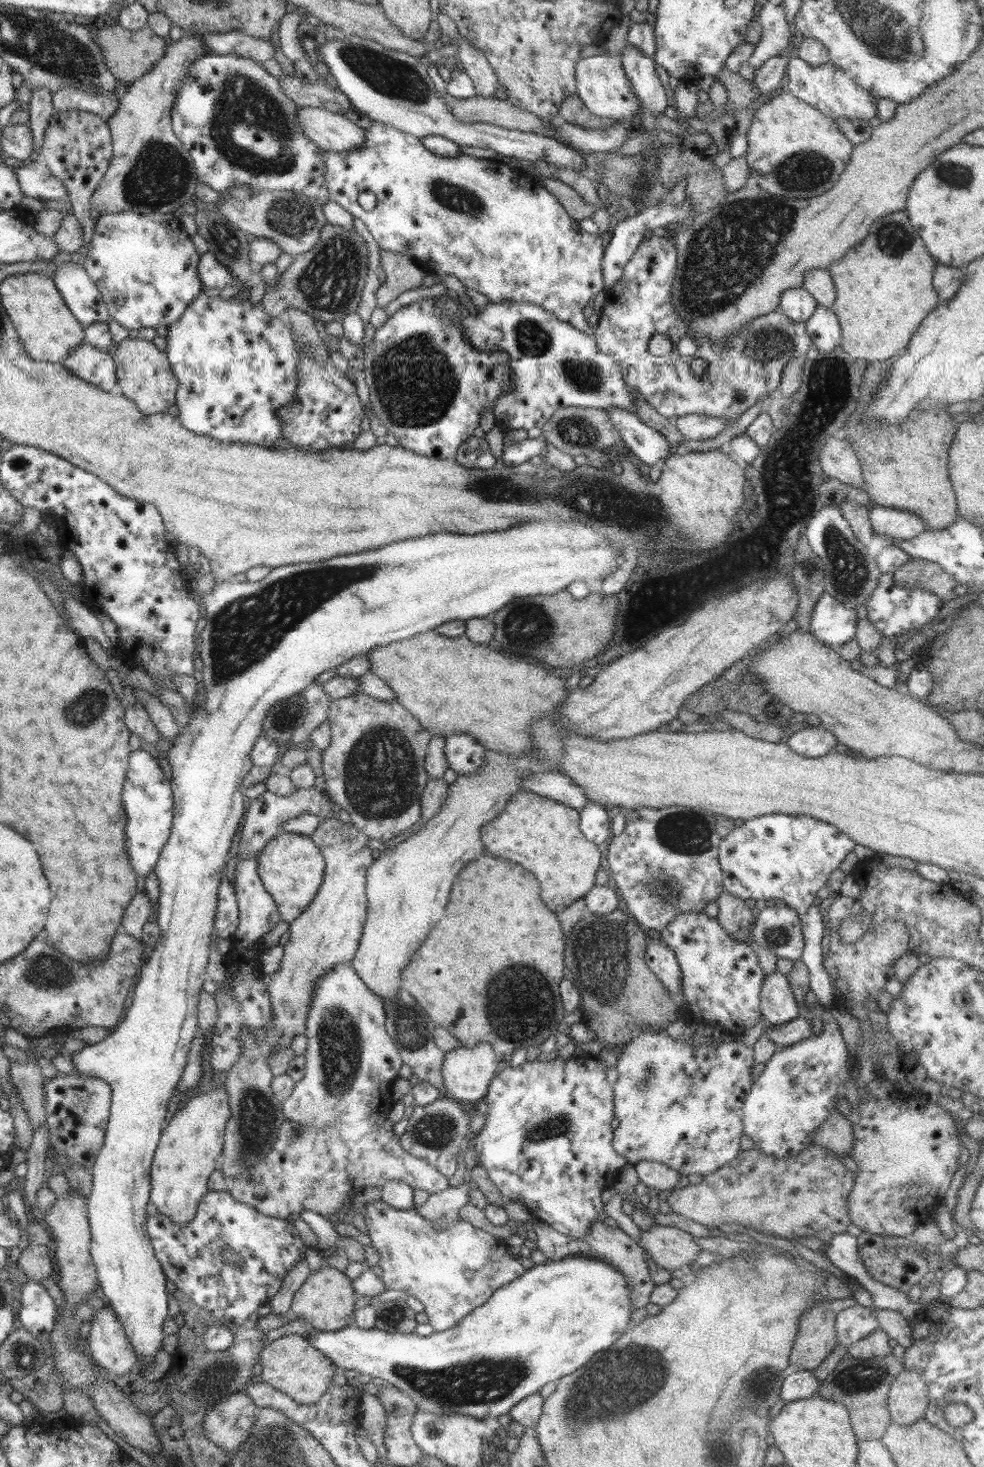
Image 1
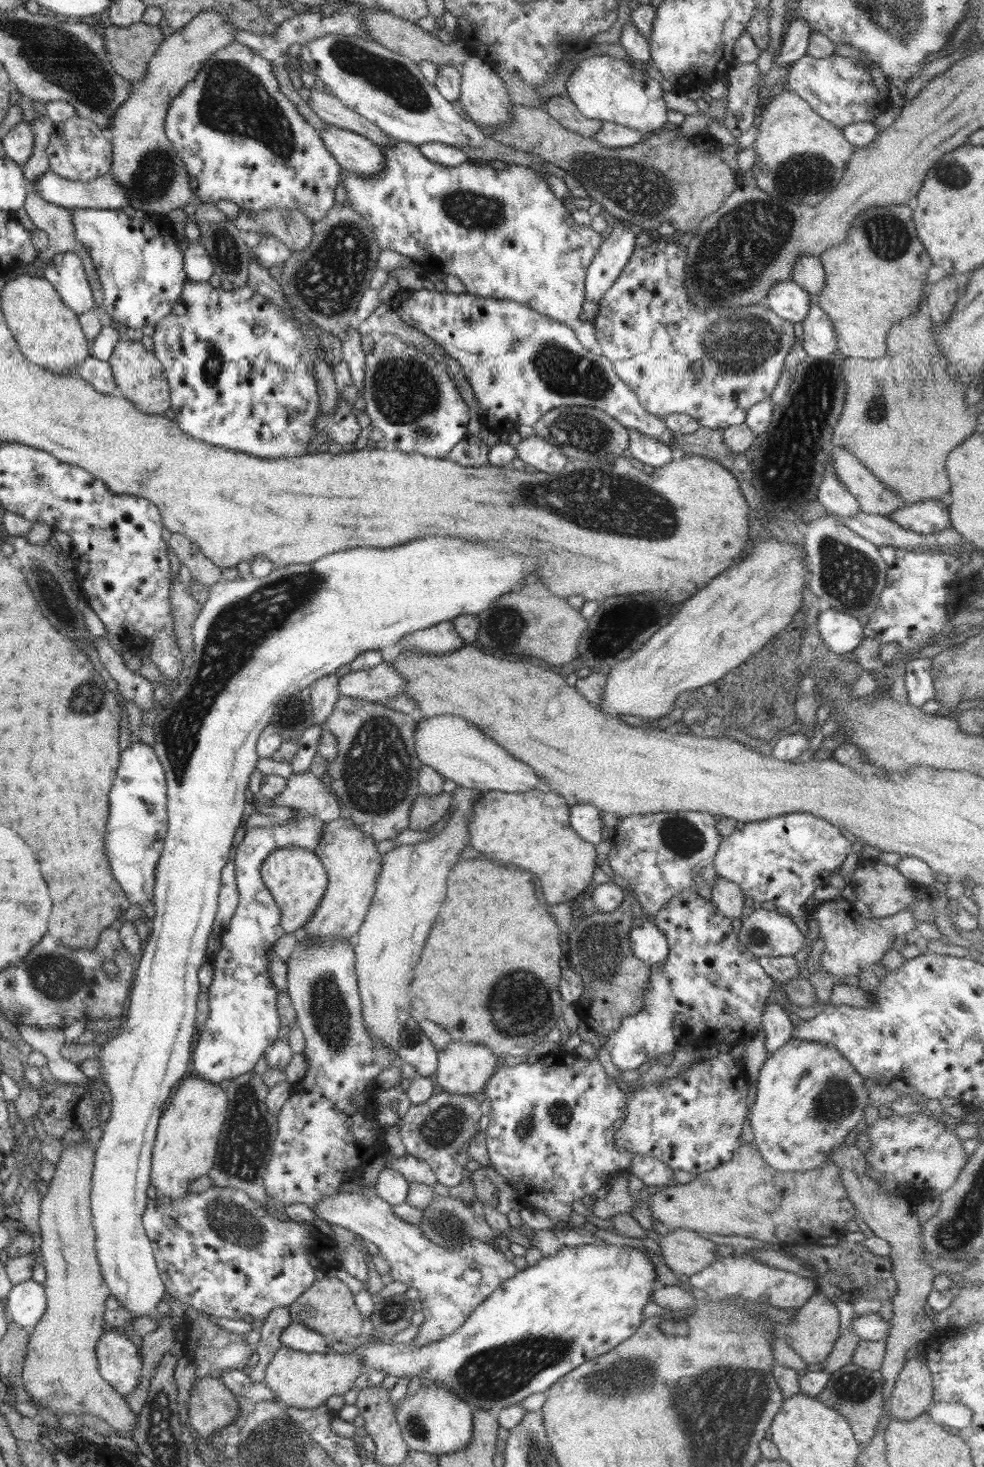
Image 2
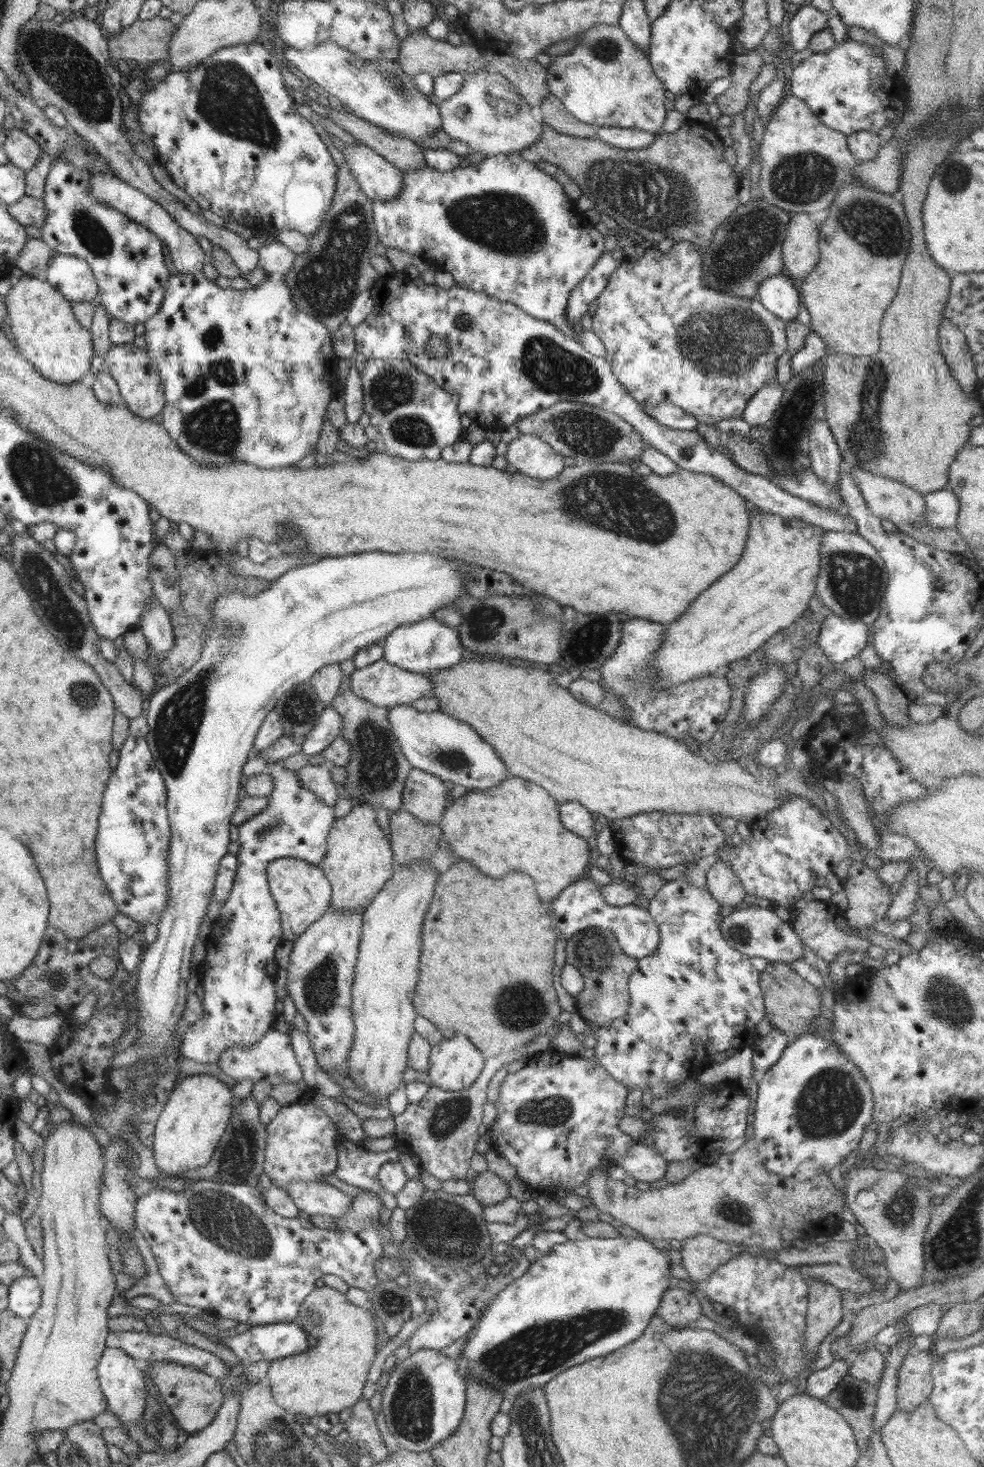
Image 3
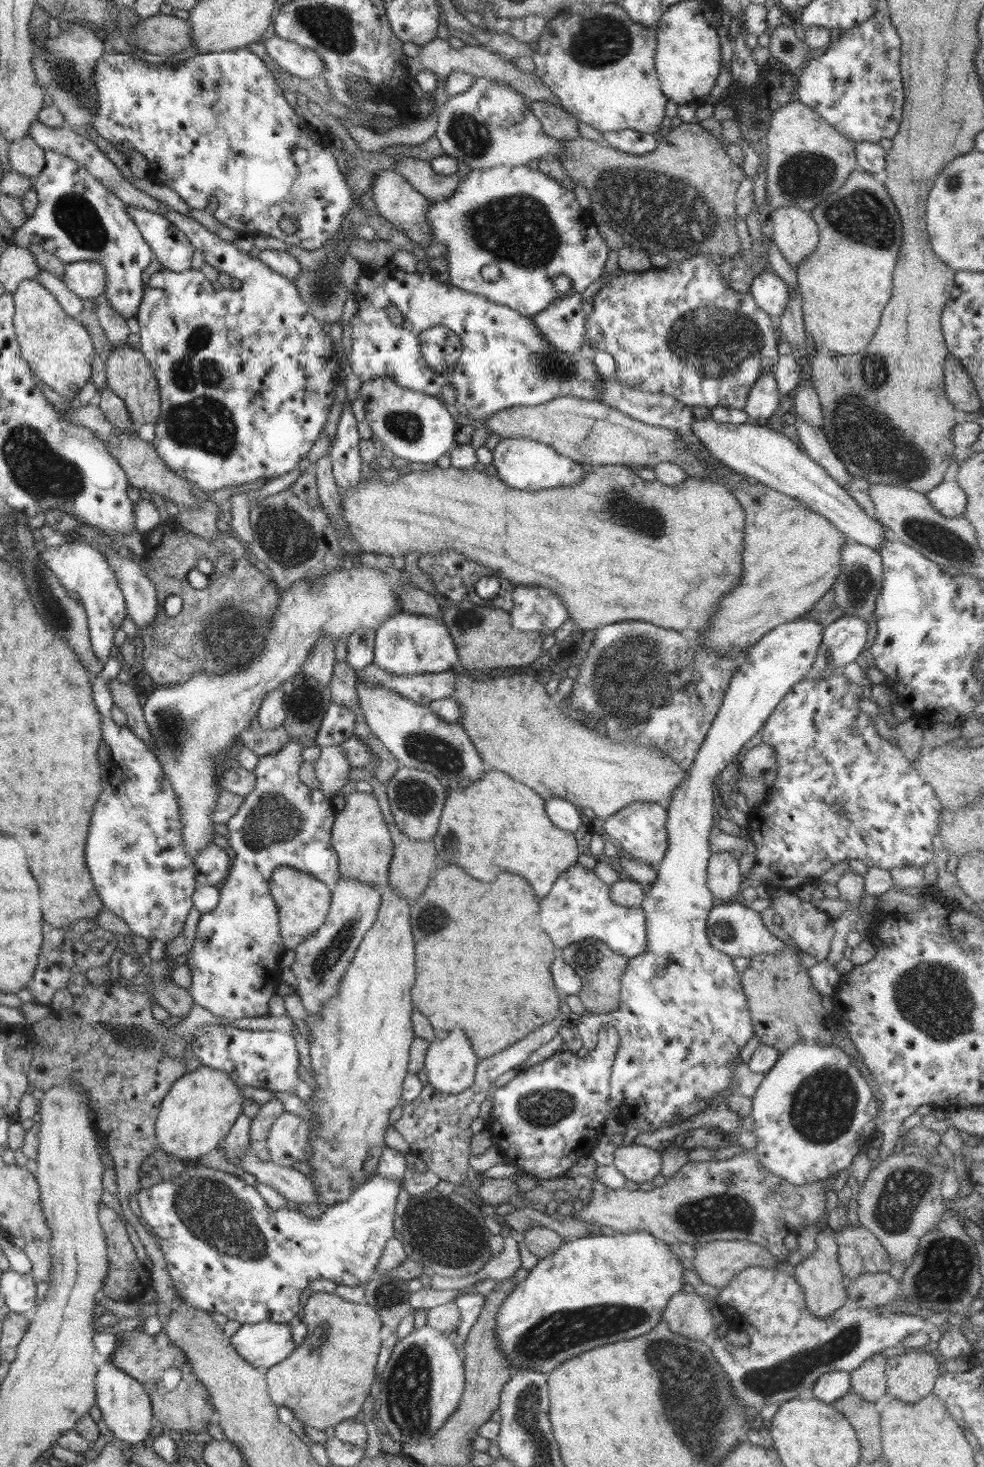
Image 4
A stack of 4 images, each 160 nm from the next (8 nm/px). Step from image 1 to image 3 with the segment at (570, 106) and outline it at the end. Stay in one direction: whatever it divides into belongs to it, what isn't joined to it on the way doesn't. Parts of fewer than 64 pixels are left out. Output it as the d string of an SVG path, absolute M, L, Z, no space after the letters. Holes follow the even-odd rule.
M552 93L546 95L535 110L543 124L547 124L560 134L580 138L597 138L597 128L592 124L580 122L572 116L563 105L563 102Z

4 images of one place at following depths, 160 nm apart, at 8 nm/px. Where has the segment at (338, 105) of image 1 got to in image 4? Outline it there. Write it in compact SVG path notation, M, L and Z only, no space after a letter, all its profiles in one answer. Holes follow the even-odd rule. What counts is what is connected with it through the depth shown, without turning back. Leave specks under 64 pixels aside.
M396 156L396 171L408 180L408 183L430 203L444 201L459 188L457 174L441 176L431 166L431 162Z

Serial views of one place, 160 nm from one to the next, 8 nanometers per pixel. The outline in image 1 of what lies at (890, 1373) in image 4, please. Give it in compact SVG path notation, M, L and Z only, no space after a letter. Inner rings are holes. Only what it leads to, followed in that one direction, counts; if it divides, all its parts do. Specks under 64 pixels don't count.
M904 1368L890 1383L887 1408L891 1422L908 1426L924 1418L930 1396L921 1372Z

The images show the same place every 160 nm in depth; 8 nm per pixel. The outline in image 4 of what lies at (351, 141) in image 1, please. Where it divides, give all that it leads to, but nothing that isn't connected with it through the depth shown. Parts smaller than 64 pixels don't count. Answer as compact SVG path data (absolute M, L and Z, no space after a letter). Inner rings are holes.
M380 171L372 180L372 200L379 214L384 216L388 223L400 229L414 244L427 250L430 242L430 228L426 220L430 202L418 193L397 171Z

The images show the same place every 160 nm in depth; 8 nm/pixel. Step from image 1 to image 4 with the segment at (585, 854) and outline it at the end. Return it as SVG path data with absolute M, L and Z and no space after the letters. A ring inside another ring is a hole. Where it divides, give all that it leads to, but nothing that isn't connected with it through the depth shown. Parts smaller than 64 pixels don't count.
M489 770L476 782L454 785L446 797L439 827L433 836L436 852L444 862L462 866L472 878L492 882L496 872L512 872L524 876L538 896L546 896L560 874L578 863L576 838L573 833L556 828L545 811L545 800L535 790L496 770Z

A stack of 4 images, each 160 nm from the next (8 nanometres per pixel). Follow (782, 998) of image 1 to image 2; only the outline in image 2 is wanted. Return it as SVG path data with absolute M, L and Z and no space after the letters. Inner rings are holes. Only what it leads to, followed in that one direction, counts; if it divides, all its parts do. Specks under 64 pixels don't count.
M768 1003L763 1014L763 1031L768 1054L776 1052L782 1045L793 1038L793 1025L788 1011L782 1003Z

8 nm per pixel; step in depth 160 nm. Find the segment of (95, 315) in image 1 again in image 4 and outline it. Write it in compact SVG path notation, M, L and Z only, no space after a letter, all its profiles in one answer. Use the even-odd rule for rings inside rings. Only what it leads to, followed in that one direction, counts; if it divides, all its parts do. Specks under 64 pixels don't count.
M83 260L65 264L65 273L61 278L70 292L82 300L98 298L106 286L106 273L100 261Z

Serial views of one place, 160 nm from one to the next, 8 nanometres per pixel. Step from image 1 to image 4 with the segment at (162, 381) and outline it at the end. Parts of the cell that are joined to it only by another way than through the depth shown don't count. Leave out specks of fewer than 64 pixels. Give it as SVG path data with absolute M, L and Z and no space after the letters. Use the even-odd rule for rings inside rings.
M124 344L113 347L105 359L105 367L106 385L124 401L129 419L137 426L154 424L160 416L161 398L156 377L146 357L139 350Z

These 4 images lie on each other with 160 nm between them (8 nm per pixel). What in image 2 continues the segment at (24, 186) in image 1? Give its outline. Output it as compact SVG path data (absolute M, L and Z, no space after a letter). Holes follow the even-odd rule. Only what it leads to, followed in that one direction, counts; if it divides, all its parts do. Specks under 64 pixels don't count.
M52 171L44 173L32 191L49 204L71 209L118 209L127 208L128 196L112 179L112 172L90 180L74 182Z

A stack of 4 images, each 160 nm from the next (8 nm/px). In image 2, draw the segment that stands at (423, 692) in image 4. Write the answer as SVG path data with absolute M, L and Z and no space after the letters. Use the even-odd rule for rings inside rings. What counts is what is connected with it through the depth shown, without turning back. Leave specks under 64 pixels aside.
M383 661L368 670L350 672L339 677L338 690L340 695L349 698L371 701L387 706L390 699L405 692L404 678Z

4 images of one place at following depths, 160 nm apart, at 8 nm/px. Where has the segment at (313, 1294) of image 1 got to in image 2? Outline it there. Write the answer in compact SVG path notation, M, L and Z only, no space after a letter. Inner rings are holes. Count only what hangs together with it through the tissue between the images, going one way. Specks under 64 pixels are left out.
M325 1276L322 1280L316 1280L288 1309L292 1323L303 1324L330 1340L345 1342L348 1338L358 1337L362 1330L364 1317L355 1305L354 1294L348 1286L335 1277Z

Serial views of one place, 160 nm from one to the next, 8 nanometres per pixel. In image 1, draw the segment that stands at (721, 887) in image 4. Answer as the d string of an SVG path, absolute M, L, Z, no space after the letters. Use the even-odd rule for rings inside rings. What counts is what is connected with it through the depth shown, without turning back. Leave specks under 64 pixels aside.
M722 891L716 900L720 910L717 921L728 934L741 943L752 934L756 911L751 910L741 898Z

